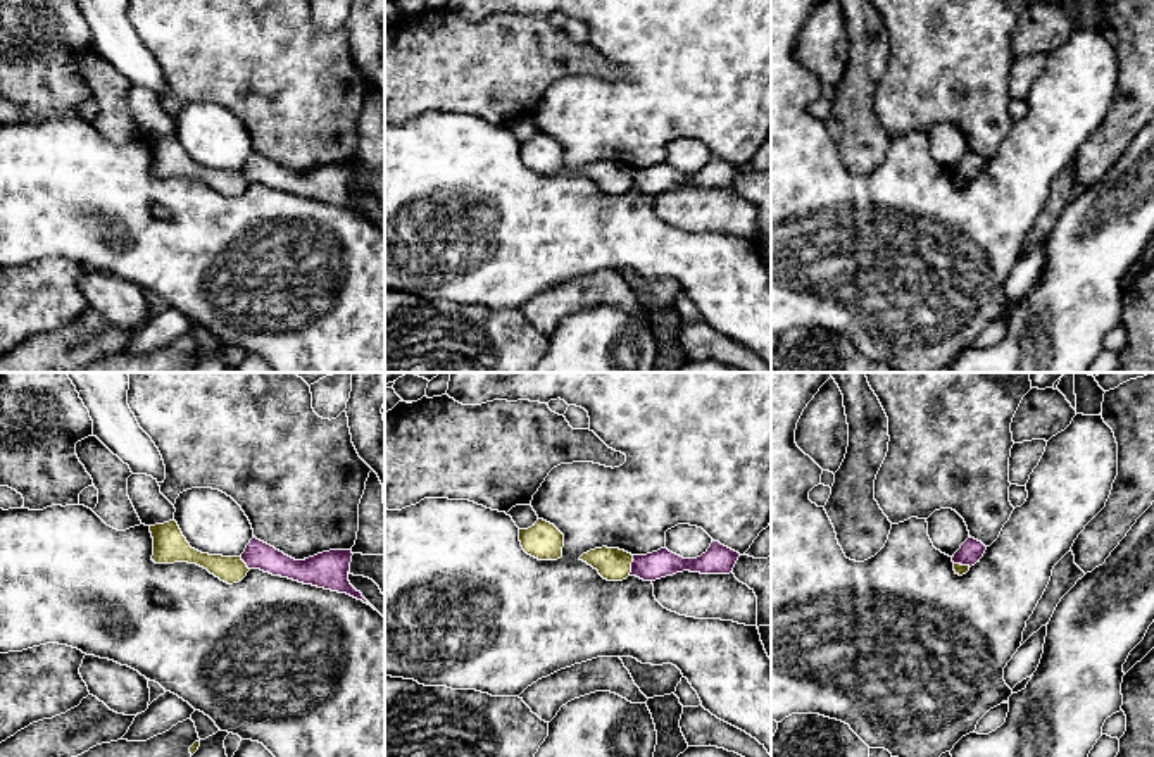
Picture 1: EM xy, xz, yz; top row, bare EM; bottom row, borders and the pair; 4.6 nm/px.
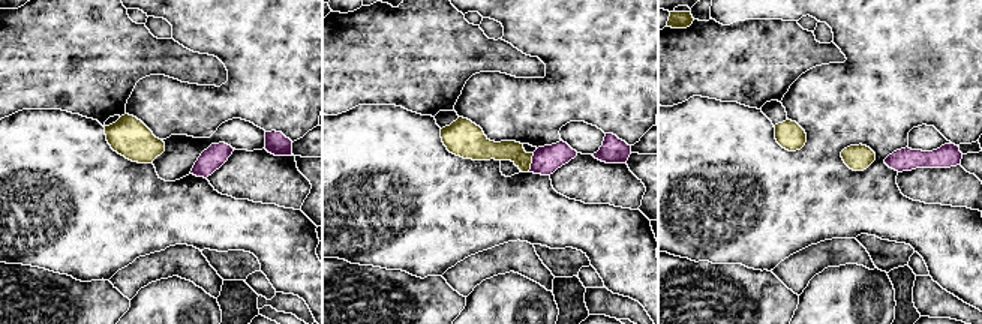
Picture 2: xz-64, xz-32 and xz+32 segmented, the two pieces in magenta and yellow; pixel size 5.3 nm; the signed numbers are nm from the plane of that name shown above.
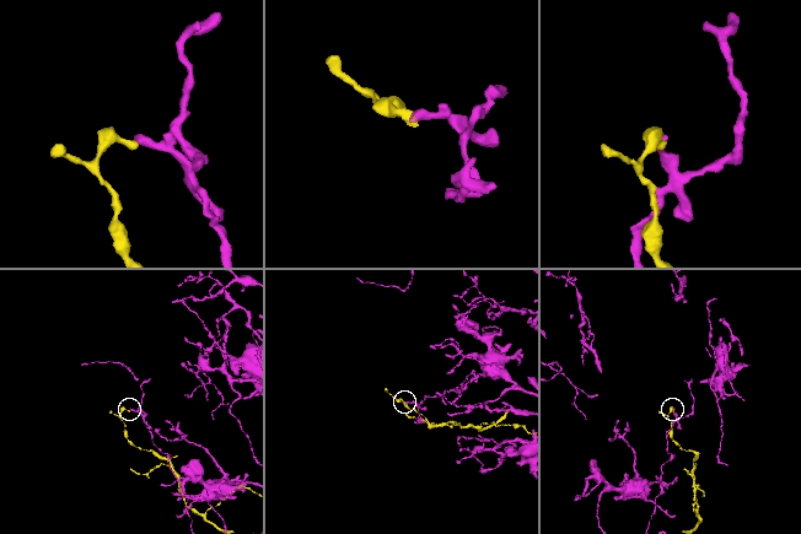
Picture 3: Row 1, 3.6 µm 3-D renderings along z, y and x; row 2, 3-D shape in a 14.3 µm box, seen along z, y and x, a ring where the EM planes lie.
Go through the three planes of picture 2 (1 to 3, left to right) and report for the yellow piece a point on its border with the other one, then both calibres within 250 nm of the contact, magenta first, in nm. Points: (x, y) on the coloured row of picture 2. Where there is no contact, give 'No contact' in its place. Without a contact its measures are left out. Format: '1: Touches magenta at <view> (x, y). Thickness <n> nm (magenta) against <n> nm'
1: No contact
2: Touches magenta at xz-32 (532, 162). Thickness 150 nm (magenta) against 110 nm
3: No contact

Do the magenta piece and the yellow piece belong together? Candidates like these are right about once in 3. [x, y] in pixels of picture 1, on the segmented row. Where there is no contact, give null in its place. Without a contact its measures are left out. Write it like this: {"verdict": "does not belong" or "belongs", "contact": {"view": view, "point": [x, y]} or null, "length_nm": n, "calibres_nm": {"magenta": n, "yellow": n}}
{"verdict": "does not belong", "contact": {"view": "xz", "point": [632, 566]}, "length_nm": 100, "calibres_nm": {"magenta": 130, "yellow": 160}}

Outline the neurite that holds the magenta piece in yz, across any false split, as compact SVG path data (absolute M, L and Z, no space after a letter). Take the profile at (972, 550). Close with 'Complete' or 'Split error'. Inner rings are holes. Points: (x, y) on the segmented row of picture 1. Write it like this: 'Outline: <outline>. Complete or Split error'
Outline: M968 538L961 548L954 554L952 562L954 564L961 564L961 566L975 566L976 562L980 562L980 559L983 557L987 547L975 540L975 538Z. Complete

